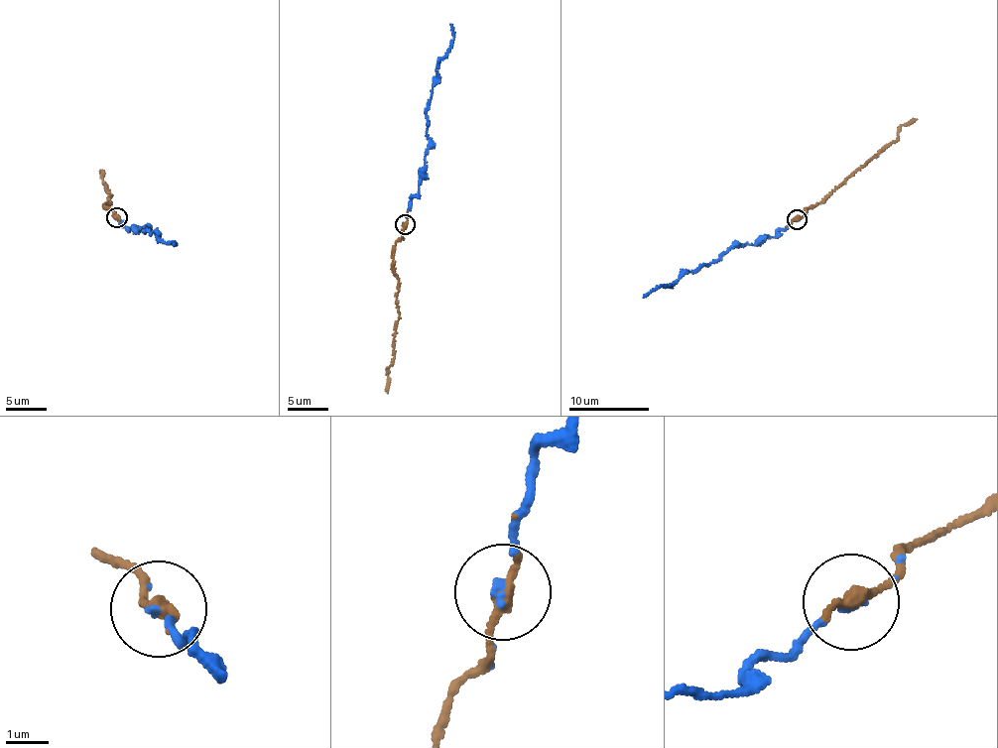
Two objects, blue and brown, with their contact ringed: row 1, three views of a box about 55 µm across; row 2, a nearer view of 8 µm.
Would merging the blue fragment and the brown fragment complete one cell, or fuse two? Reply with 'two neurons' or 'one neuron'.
one neuron

